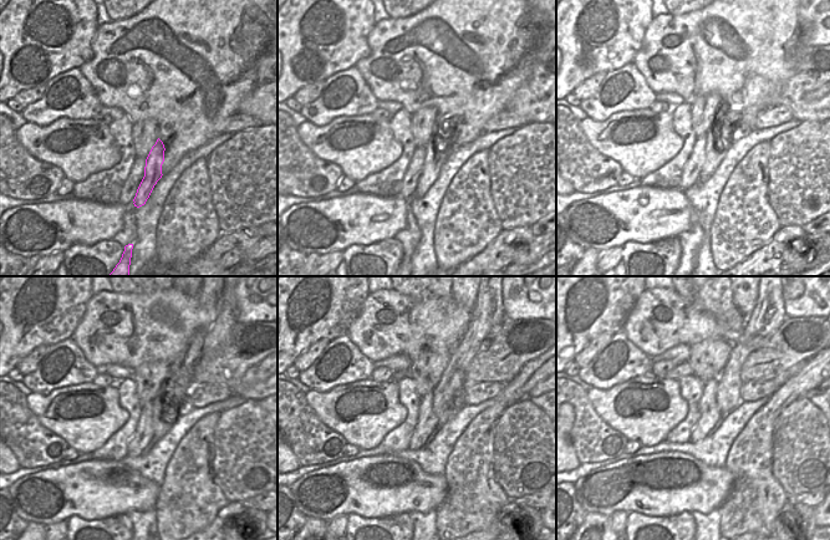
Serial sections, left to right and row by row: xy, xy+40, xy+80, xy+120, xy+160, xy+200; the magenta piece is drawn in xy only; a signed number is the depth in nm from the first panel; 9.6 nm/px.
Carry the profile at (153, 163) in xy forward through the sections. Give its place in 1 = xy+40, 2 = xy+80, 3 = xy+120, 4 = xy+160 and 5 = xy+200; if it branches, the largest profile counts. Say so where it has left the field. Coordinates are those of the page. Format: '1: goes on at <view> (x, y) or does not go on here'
1: goes on at xy+40 (437, 151)
2: goes on at xy+80 (717, 144)
3: goes on at xy+120 (171, 397)
4: goes on at xy+160 (448, 396)
5: goes on at xy+200 (768, 314)

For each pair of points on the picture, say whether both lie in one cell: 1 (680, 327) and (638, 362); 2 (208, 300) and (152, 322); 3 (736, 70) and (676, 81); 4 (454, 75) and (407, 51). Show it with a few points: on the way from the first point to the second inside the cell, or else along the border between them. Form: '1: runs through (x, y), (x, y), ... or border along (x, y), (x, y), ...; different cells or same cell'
1: border along (626, 335), (651, 358); different cells
2: border along (198, 294), (203, 305), (213, 306), (219, 312); different cells
3: runs through (721, 67), (691, 67); same cell
4: runs through (443, 64), (439, 60), (424, 60), (418, 54); same cell

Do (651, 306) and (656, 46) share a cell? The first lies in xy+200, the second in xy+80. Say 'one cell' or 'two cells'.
one cell

